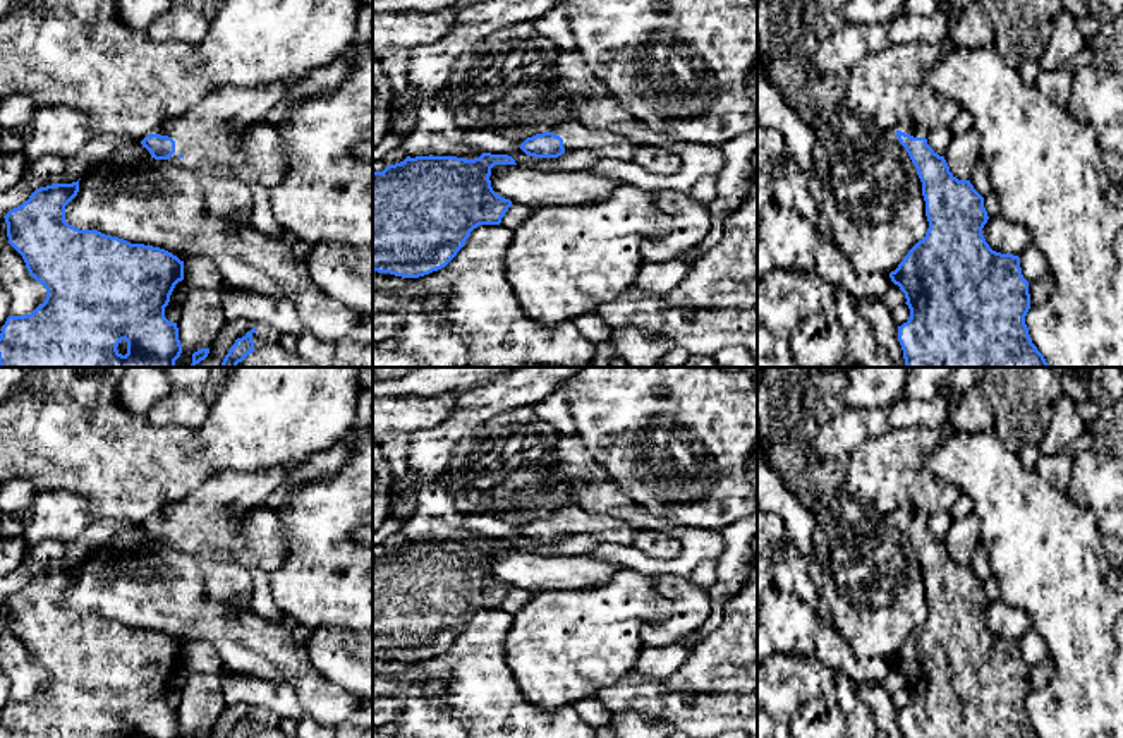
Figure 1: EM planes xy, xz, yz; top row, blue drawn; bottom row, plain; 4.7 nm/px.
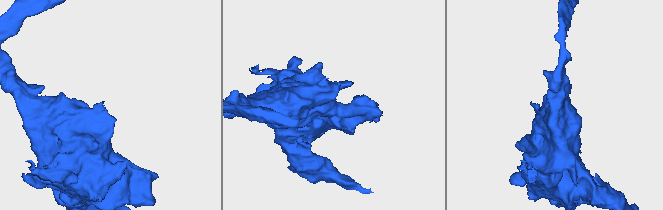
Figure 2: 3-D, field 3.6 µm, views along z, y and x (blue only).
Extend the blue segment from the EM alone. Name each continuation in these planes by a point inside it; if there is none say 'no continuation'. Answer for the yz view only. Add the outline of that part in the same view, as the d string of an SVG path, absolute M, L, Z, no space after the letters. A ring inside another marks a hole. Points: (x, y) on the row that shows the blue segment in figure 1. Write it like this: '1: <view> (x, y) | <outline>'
1: yz (917, 131) | M903 124L903 125L898 125L898 127L891 129L889 134L888 134L898 144L900 144L900 141L896 137L896 132L898 130L901 130L905 134L910 134L914 137L926 137L926 139L927 139L927 132L929 132L927 129L924 129L922 125L917 125L917 124Z

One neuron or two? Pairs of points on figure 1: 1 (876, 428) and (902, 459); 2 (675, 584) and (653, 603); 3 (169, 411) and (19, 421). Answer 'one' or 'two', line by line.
1: two
2: two
3: two

